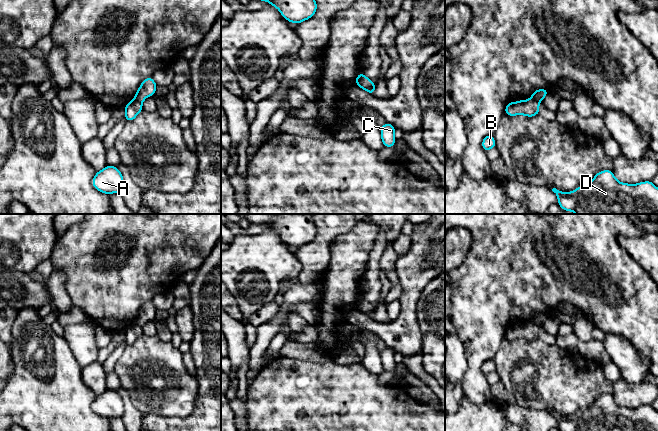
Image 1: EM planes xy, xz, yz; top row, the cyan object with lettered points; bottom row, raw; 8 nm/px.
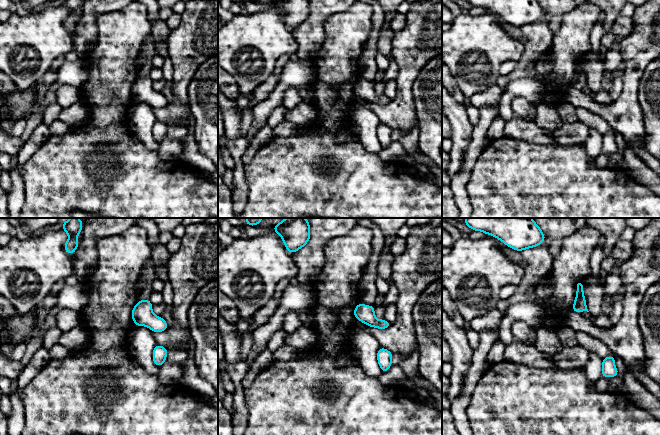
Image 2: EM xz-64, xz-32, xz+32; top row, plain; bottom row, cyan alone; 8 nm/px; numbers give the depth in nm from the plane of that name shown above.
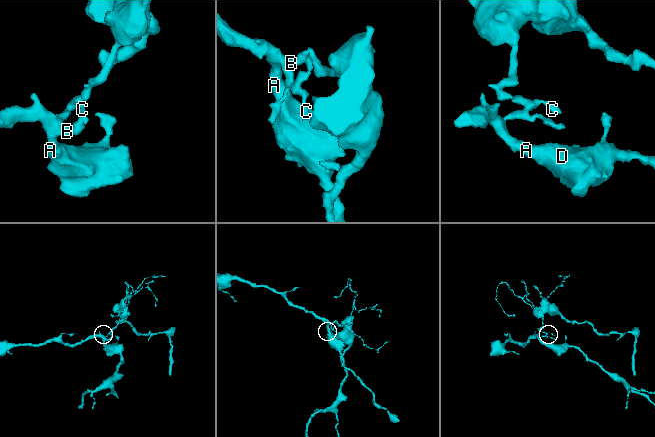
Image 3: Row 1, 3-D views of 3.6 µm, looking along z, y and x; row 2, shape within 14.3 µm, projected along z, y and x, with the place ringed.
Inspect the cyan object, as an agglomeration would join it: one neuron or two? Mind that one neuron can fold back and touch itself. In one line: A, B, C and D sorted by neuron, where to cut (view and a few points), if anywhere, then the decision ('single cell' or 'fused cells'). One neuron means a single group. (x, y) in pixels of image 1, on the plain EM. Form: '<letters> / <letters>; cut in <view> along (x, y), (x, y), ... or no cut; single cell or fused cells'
A B D / C; cut in yz along (530, 322), (539, 326); fused cells

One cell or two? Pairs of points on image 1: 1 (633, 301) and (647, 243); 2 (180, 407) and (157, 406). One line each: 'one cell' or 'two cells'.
1: two cells
2: one cell

